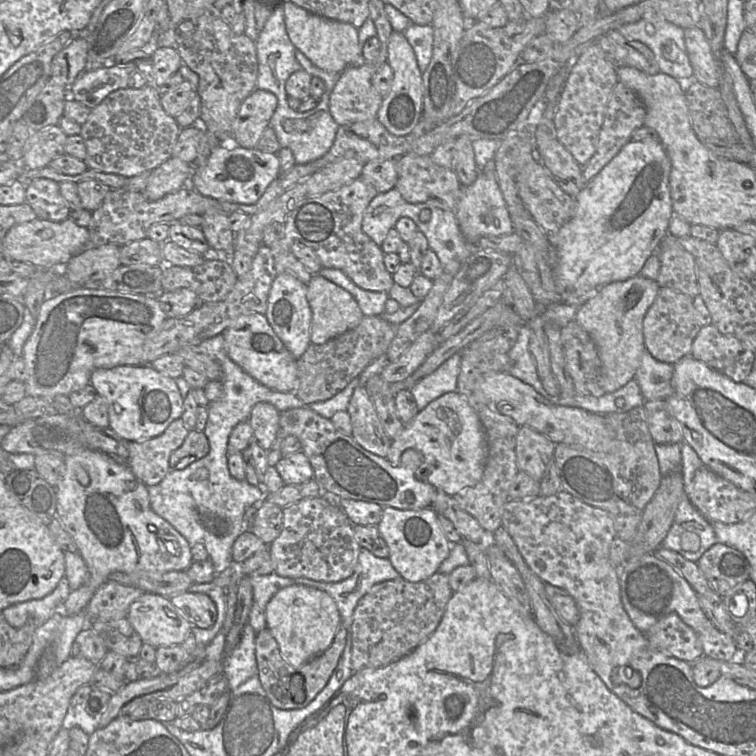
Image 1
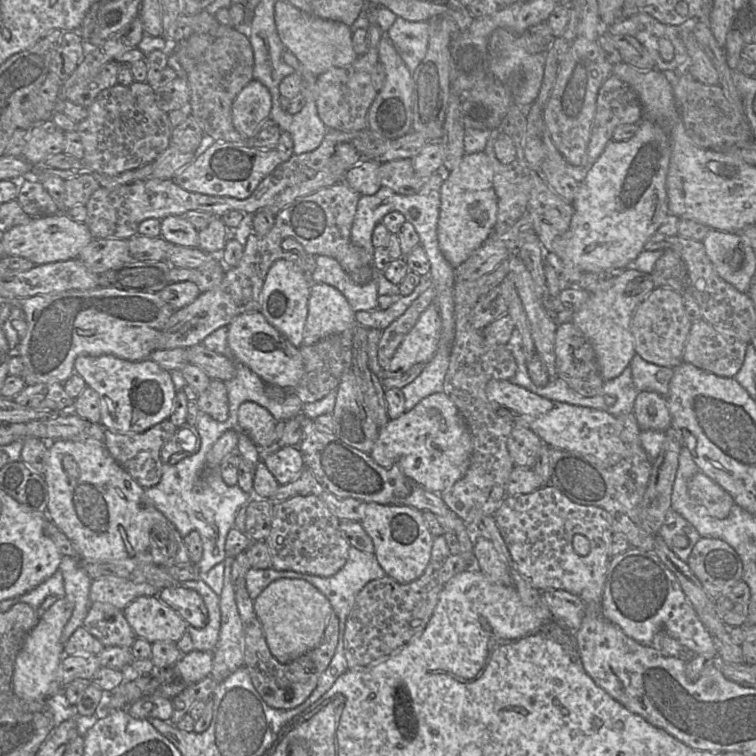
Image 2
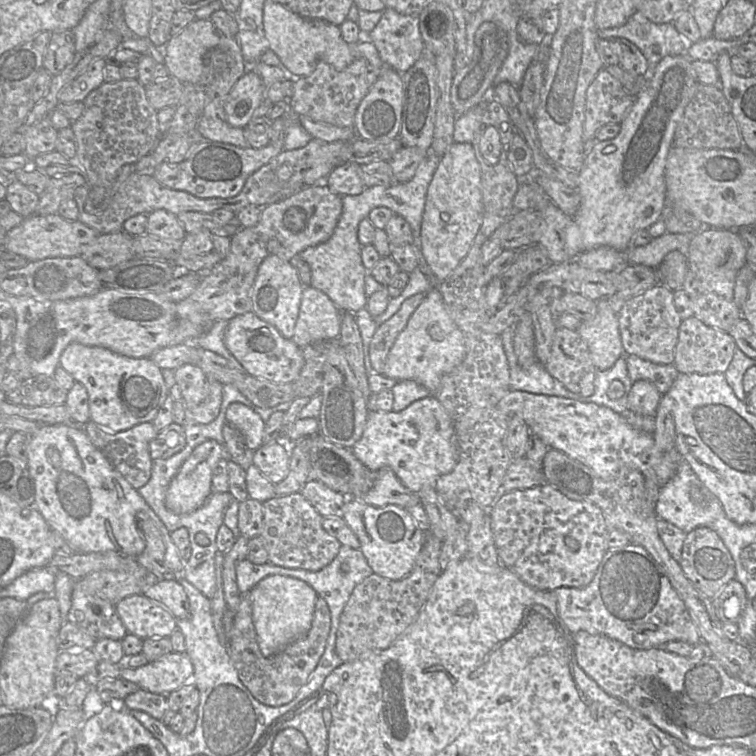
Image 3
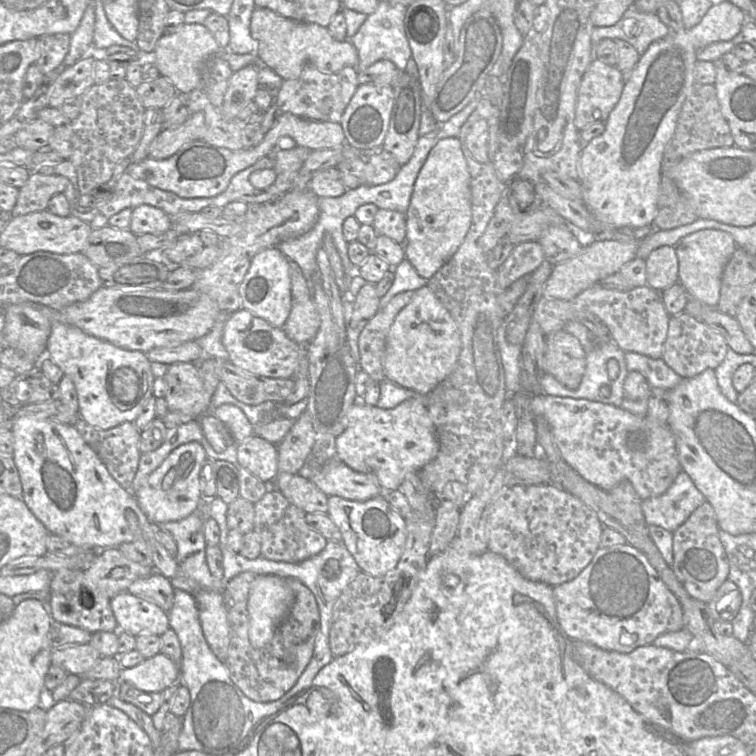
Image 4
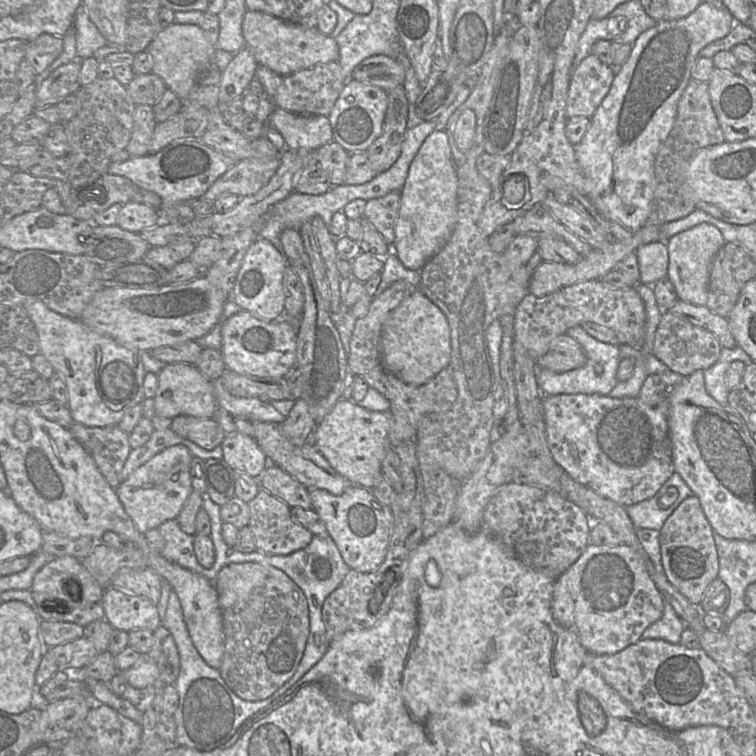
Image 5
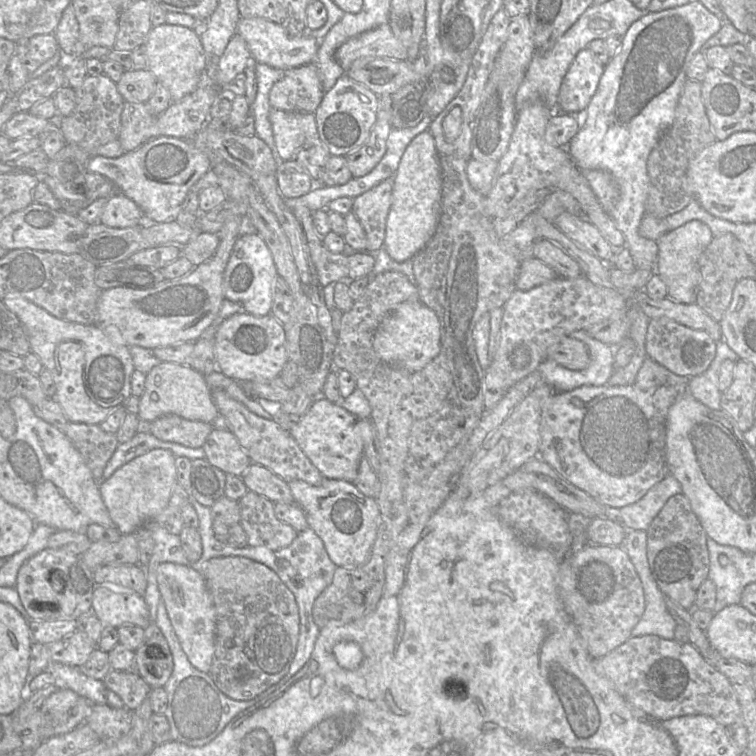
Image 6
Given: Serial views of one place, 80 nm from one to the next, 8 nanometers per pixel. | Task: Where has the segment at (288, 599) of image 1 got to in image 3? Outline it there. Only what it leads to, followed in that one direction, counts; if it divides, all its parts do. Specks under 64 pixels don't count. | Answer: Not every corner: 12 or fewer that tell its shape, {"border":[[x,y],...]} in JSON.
{"border":[[272,575],[249,592],[267,657],[310,630],[318,595]]}

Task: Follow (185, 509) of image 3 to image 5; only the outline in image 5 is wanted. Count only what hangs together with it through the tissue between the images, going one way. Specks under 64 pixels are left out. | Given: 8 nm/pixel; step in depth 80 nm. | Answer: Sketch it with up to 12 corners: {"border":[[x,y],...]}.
{"border":[[167,447],[115,488],[137,530],[175,520],[193,455]]}

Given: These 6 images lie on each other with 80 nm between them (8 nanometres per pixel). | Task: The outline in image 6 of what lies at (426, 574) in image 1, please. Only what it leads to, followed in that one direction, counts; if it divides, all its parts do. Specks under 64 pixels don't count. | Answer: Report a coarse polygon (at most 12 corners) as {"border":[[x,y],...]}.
{"border":[[291,480],[294,503],[337,567],[369,560],[375,498],[353,482]]}

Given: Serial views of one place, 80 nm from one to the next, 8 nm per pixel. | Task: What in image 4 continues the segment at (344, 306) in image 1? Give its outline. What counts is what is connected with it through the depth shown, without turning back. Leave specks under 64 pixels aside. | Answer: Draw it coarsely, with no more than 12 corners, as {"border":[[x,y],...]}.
{"border":[[312,298],[293,303],[283,326],[302,344],[313,339],[320,316]]}

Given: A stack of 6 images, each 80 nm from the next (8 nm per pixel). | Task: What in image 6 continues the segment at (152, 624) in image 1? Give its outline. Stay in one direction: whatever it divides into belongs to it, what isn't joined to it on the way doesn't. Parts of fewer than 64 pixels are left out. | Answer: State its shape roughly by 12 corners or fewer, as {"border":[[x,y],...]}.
{"border":[[104,583],[93,592],[92,613],[114,628],[152,623],[142,596]]}

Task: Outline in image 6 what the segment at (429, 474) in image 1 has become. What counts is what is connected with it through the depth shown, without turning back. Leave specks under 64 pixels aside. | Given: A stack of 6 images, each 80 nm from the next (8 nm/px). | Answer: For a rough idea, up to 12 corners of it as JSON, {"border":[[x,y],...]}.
{"border":[[322,397],[285,430],[325,478],[356,479],[373,436]]}

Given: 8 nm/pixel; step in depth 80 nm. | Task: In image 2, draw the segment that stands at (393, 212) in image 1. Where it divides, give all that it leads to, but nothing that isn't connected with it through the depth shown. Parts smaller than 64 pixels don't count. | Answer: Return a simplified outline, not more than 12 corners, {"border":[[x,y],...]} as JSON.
{"border":[[387,187],[360,197],[351,241],[371,261],[374,228],[399,212],[409,223],[423,199]]}

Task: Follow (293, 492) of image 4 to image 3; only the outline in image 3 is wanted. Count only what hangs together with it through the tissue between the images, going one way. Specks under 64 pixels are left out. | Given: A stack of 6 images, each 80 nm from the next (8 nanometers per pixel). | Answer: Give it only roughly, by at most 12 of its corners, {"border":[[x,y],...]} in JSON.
{"border":[[317,480],[299,492],[323,517],[342,517],[348,497]]}

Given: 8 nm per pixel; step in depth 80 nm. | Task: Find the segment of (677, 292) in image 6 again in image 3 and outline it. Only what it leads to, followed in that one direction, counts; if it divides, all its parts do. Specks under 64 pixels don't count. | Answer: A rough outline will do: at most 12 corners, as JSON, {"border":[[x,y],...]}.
{"border":[[697,232],[685,255],[708,290],[733,299],[747,265],[739,232]]}

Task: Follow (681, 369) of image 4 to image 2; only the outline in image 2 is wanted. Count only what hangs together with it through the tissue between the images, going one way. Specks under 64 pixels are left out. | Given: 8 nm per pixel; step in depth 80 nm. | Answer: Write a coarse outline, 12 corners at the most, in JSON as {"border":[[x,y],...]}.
{"border":[[692,323],[683,362],[733,378],[749,343]]}

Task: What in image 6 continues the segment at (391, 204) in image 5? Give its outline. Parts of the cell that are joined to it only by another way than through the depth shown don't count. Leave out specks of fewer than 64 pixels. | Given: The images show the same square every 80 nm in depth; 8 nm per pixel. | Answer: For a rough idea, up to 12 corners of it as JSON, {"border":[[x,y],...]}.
{"border":[[393,179],[353,198],[367,252],[383,248]]}

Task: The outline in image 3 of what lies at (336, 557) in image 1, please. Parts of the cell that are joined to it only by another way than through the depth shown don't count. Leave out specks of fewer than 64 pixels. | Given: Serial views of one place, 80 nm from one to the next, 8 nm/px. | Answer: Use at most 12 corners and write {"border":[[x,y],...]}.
{"border":[[300,493],[263,503],[271,564],[316,572],[341,544]]}

